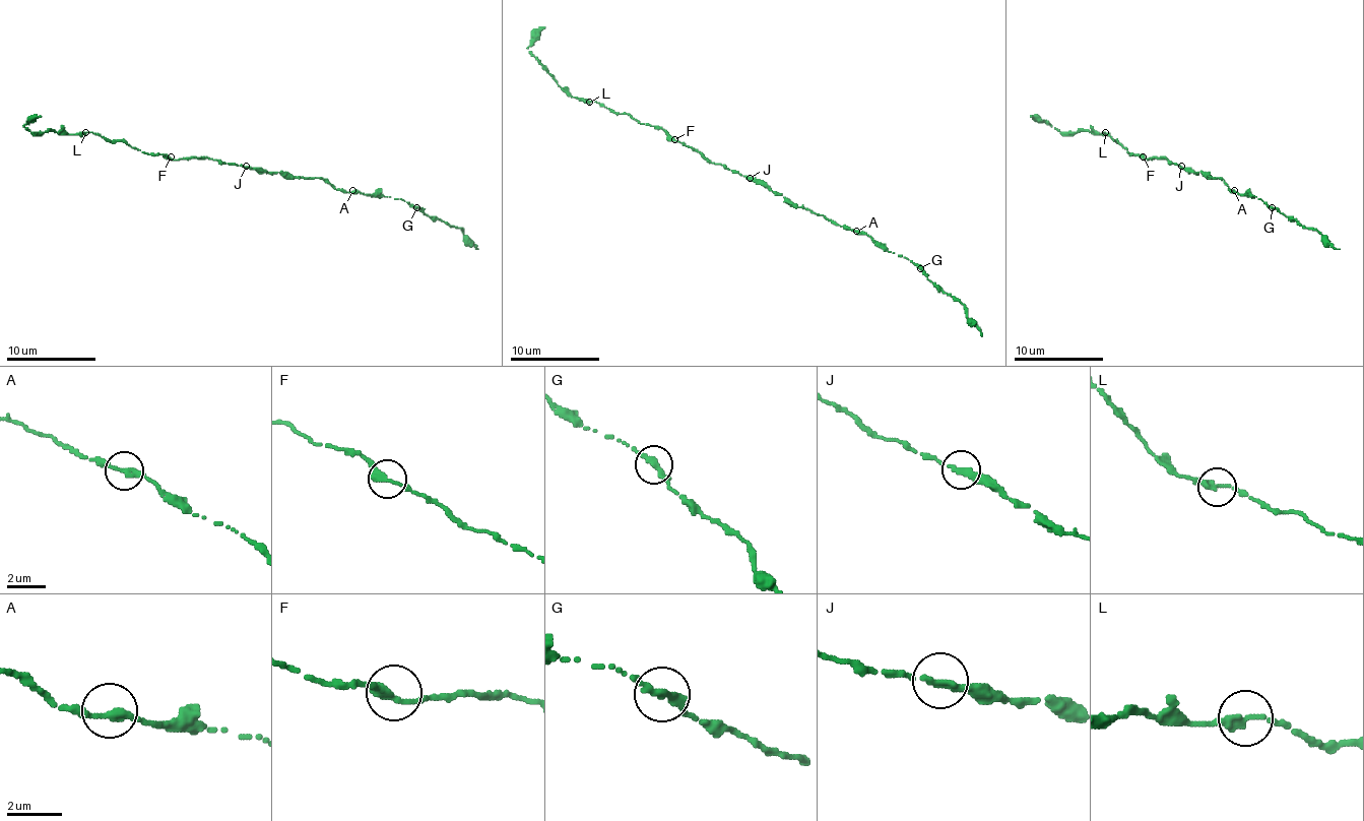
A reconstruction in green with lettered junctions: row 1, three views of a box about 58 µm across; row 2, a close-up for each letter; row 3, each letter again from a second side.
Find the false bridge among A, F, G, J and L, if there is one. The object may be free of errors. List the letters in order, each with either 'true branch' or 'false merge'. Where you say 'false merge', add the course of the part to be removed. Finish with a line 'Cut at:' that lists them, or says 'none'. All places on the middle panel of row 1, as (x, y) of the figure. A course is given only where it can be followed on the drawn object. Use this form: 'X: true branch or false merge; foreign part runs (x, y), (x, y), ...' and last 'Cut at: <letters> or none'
A: true branch
F: true branch
G: true branch
J: true branch
L: true branch
Cut at: none

